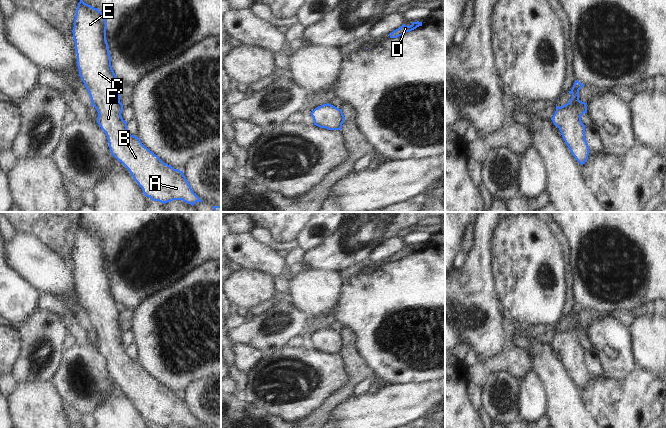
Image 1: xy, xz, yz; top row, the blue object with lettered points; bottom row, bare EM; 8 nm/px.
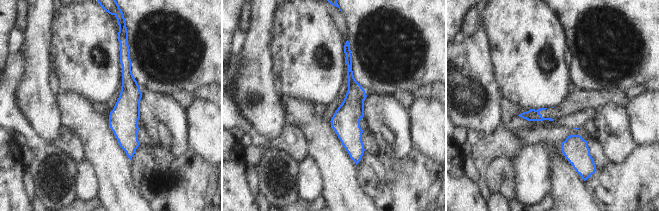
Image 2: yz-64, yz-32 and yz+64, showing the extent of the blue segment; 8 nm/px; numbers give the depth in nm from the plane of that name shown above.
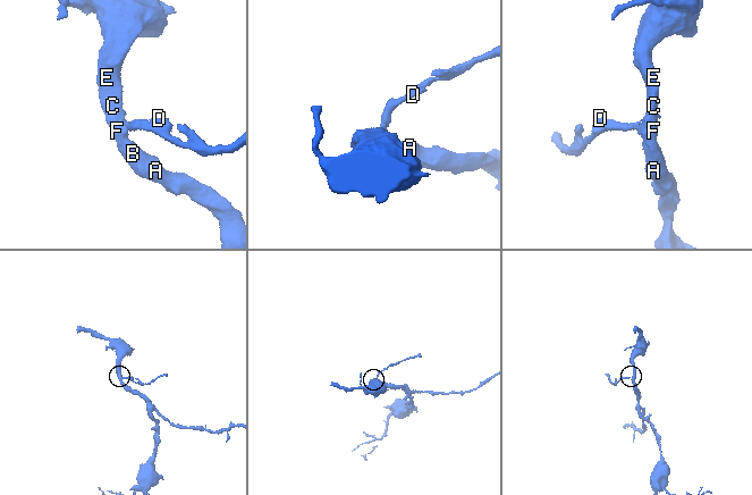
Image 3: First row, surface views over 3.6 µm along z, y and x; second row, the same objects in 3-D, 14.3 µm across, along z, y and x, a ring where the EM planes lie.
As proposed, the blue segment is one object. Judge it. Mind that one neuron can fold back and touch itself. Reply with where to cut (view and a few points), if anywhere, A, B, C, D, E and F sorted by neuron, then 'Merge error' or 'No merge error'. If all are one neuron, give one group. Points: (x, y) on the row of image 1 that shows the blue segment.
Split along yz (571, 90), (577, 95), (577, 98), (569, 102). Groups: A B C E F / D. Merge error

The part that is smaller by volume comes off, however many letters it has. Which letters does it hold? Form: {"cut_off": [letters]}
{"cut_off": ["D"]}

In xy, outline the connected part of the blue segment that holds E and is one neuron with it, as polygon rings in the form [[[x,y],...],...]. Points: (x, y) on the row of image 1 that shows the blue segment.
[[[80,0],[73,38],[79,76],[98,112],[97,123],[105,132],[111,154],[131,173],[146,197],[163,204],[183,200],[192,206],[202,200],[193,192],[183,171],[165,164],[127,130],[121,113],[120,89],[106,40],[104,14]]]

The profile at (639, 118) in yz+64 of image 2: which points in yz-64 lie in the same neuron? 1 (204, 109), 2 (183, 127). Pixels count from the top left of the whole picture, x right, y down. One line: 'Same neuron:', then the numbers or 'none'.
Same neuron: 1

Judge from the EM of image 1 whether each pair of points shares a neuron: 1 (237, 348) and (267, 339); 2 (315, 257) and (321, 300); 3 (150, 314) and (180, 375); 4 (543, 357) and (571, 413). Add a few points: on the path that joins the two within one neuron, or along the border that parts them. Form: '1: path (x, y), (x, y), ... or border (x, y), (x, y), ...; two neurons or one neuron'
1: border (231, 341), (250, 344), (260, 349), (265, 355); two neurons
2: border (305, 267), (339, 272); two neurons
3: path (165, 329), (178, 342), (178, 360); one neuron
4: path (551, 371), (564, 399); one neuron

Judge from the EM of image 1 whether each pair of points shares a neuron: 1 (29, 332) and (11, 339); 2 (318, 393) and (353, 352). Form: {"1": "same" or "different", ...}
{"1": "different", "2": "different"}

